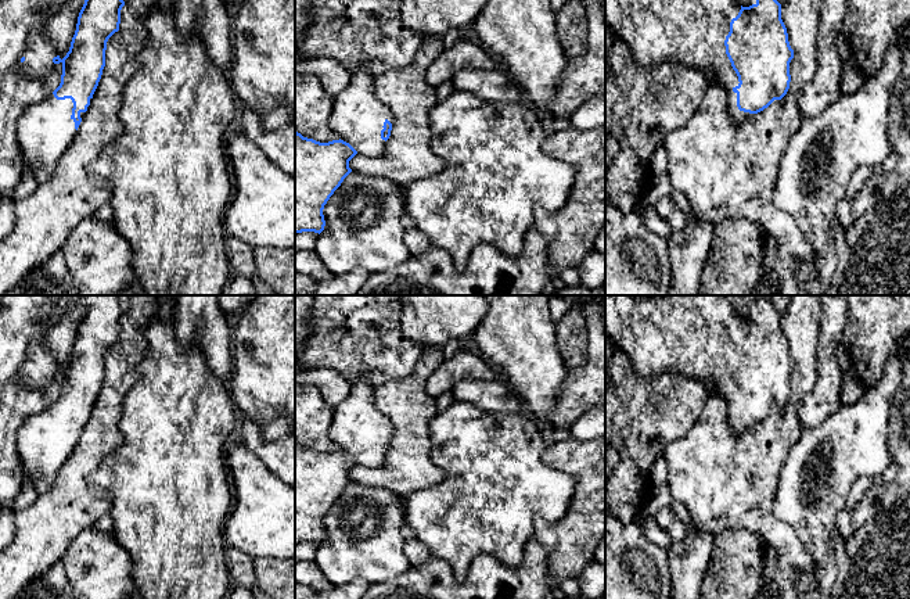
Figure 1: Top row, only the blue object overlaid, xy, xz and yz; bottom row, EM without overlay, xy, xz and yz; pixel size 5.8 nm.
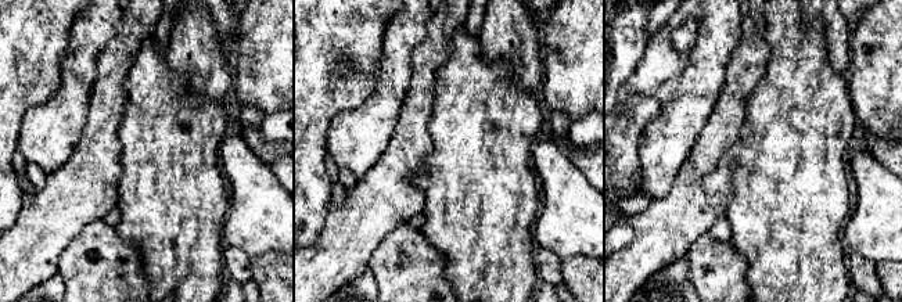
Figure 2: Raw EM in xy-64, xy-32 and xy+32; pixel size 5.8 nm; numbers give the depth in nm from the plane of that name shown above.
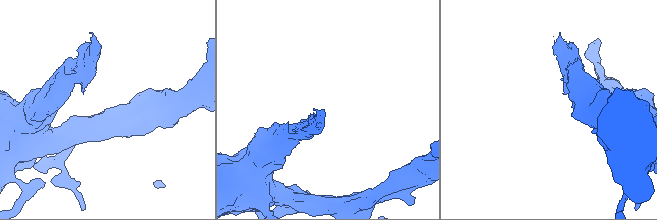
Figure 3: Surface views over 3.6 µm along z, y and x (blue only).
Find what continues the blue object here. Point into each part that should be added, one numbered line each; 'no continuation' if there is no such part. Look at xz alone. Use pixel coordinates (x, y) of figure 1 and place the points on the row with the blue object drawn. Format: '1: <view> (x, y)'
1: xz (358, 115)

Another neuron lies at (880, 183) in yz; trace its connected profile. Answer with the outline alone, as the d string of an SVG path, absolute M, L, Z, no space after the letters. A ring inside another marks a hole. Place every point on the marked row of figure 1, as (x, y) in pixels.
M910 47L903 55L903 69L891 92L888 134L898 165L892 172L874 171L864 182L850 201L853 222L877 201L910 184Z

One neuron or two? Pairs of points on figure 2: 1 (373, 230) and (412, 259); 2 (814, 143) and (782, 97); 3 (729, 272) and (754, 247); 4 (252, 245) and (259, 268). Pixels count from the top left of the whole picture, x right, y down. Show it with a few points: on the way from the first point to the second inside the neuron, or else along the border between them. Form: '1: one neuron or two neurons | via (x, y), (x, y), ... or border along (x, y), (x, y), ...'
1: two neurons | border along (406, 222), (396, 226), (378, 244), (367, 266)
2: one neuron | via (802, 132), (800, 129), (800, 115), (793, 108)
3: two neurons | border along (730, 241), (747, 263), (747, 284), (750, 287)
4: two neurons | border along (279, 251), (266, 251), (251, 258)

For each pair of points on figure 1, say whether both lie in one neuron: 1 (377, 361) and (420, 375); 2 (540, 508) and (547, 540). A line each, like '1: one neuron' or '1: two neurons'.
1: two neurons
2: two neurons

